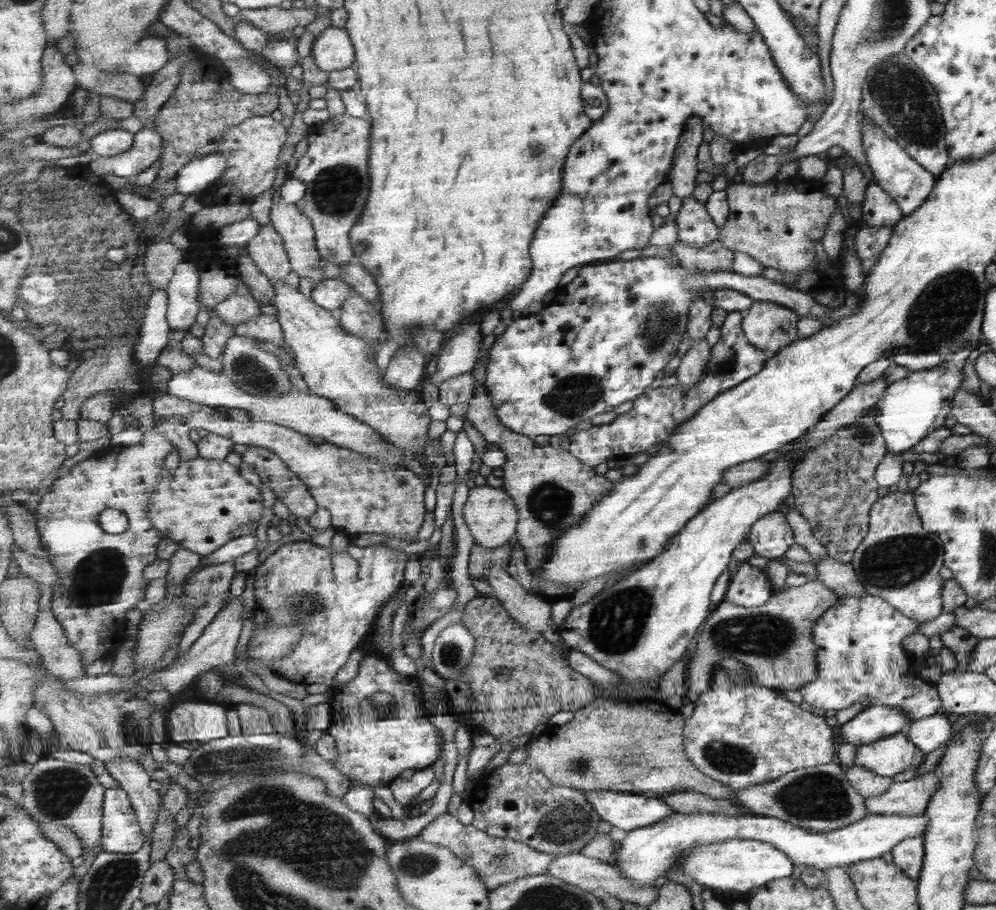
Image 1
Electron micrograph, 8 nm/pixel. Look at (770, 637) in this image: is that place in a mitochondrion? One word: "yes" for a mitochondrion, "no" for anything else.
yes

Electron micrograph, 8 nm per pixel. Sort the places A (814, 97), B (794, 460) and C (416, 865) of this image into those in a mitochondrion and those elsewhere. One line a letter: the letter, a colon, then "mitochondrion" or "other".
A: other
B: other
C: mitochondrion

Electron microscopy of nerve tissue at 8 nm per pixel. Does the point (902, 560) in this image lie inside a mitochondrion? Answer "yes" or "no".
yes

